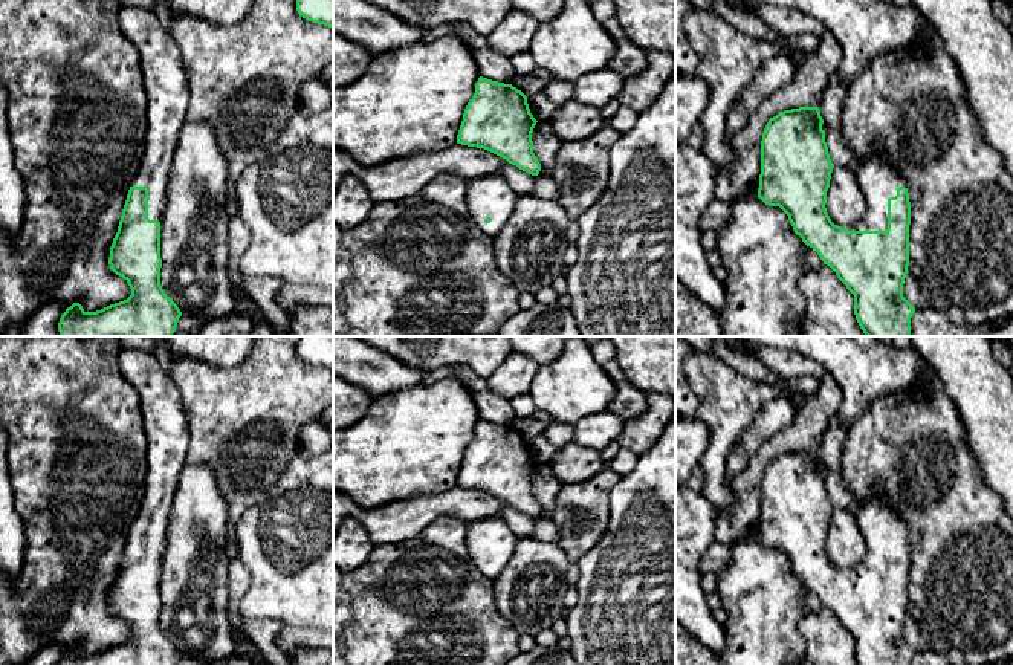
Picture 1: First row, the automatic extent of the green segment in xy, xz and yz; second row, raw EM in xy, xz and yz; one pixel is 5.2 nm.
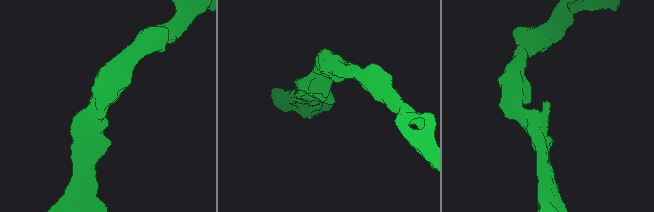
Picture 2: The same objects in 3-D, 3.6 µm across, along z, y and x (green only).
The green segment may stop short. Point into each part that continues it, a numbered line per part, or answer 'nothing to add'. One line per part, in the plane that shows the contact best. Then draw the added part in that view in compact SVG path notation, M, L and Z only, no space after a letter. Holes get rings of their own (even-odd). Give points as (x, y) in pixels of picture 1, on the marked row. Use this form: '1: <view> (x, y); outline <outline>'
1: yz (879, 179); outline M874 154L856 164L854 173L866 200L860 220L846 226L850 231L886 231L888 199L897 196L897 188L908 188L906 179L883 154Z

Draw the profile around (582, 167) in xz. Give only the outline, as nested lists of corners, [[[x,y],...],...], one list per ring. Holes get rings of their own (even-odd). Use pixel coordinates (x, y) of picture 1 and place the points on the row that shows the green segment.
[[[611,125],[584,139],[562,142],[552,179],[558,183],[558,203],[578,220],[602,196],[610,177],[610,150],[620,138]]]

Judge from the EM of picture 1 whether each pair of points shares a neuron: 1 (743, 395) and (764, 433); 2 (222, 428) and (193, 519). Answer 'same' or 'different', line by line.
1: different
2: different

